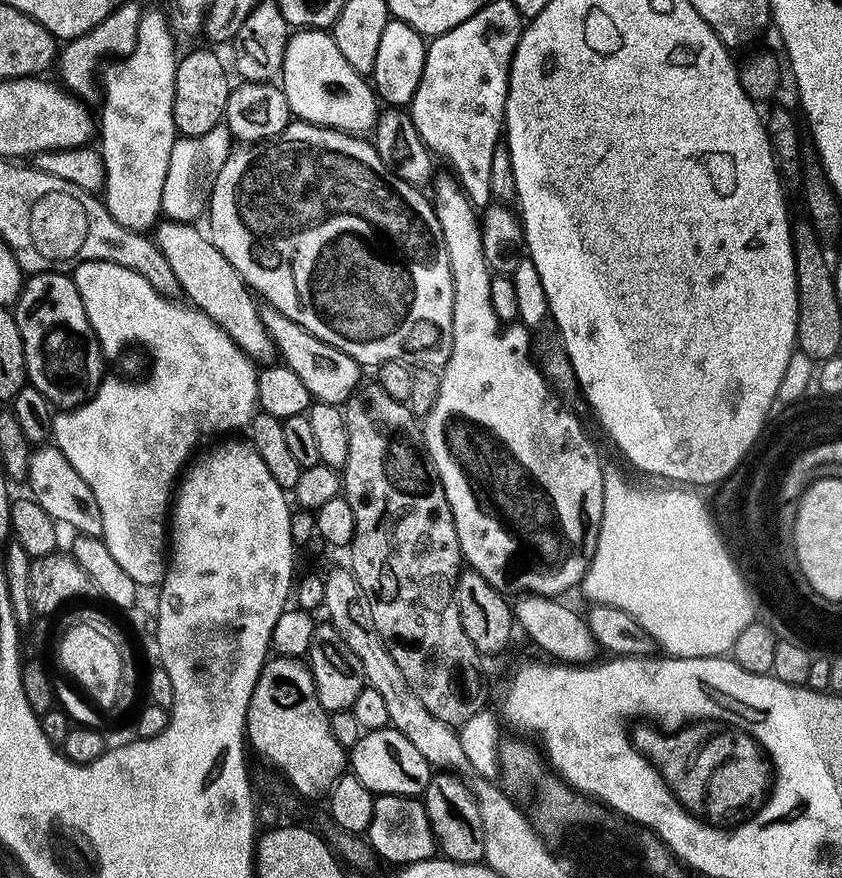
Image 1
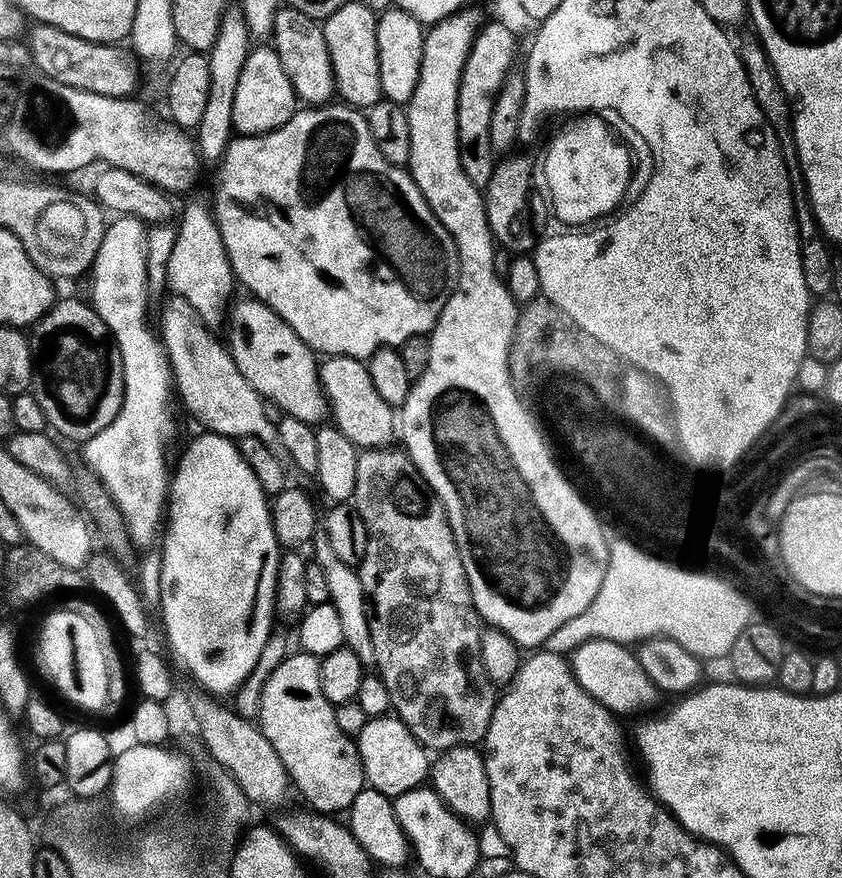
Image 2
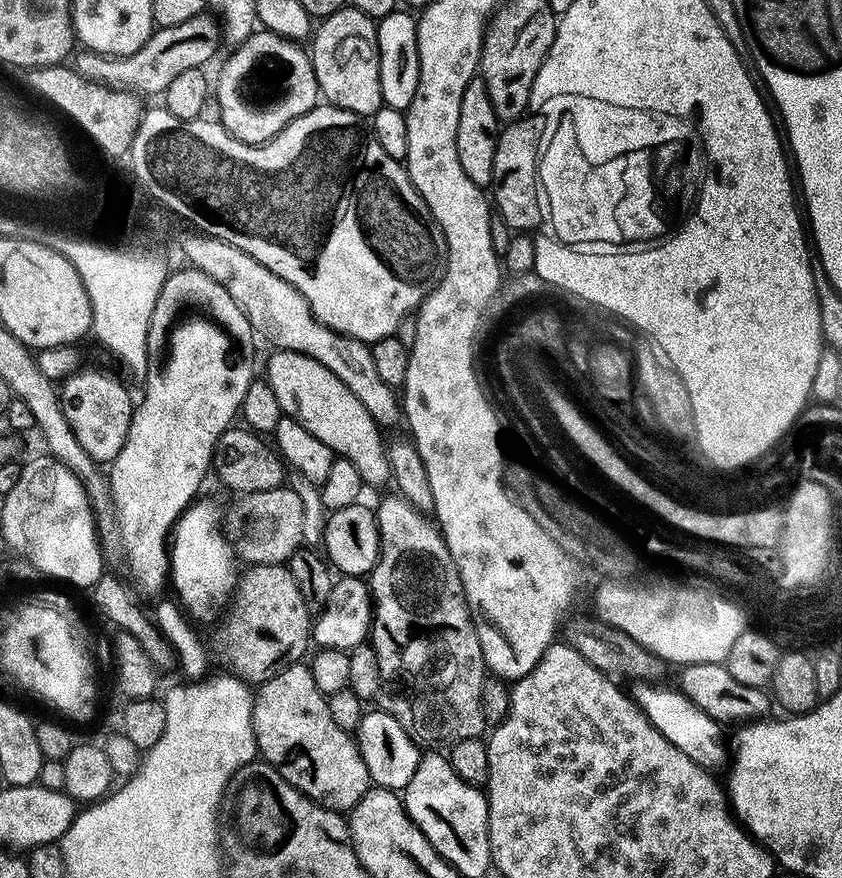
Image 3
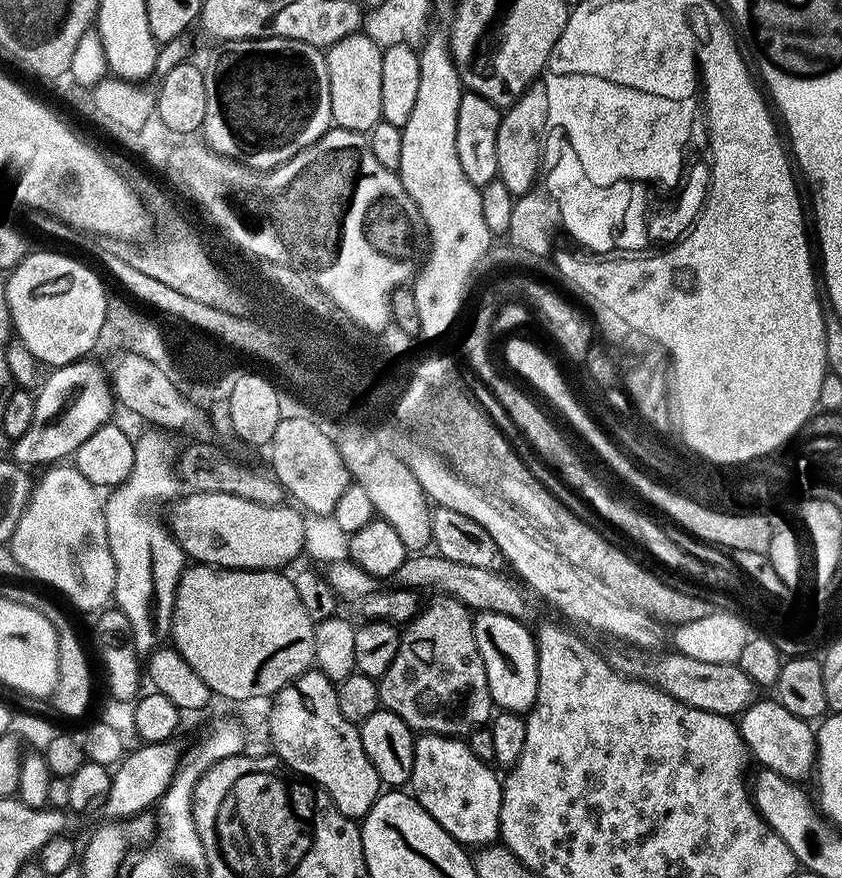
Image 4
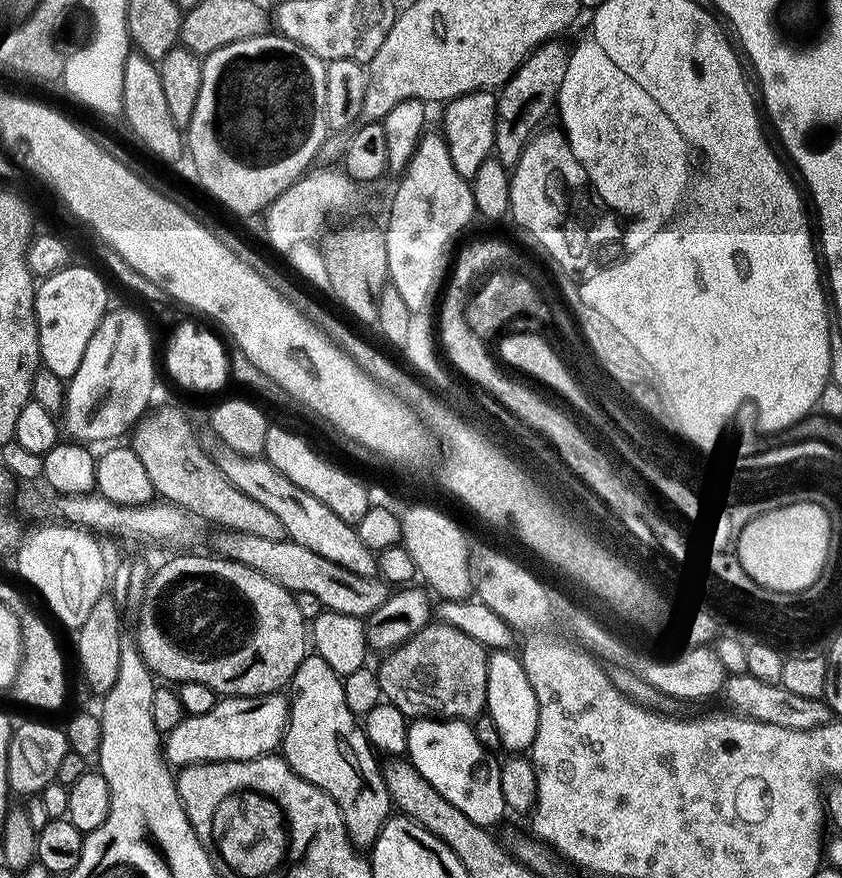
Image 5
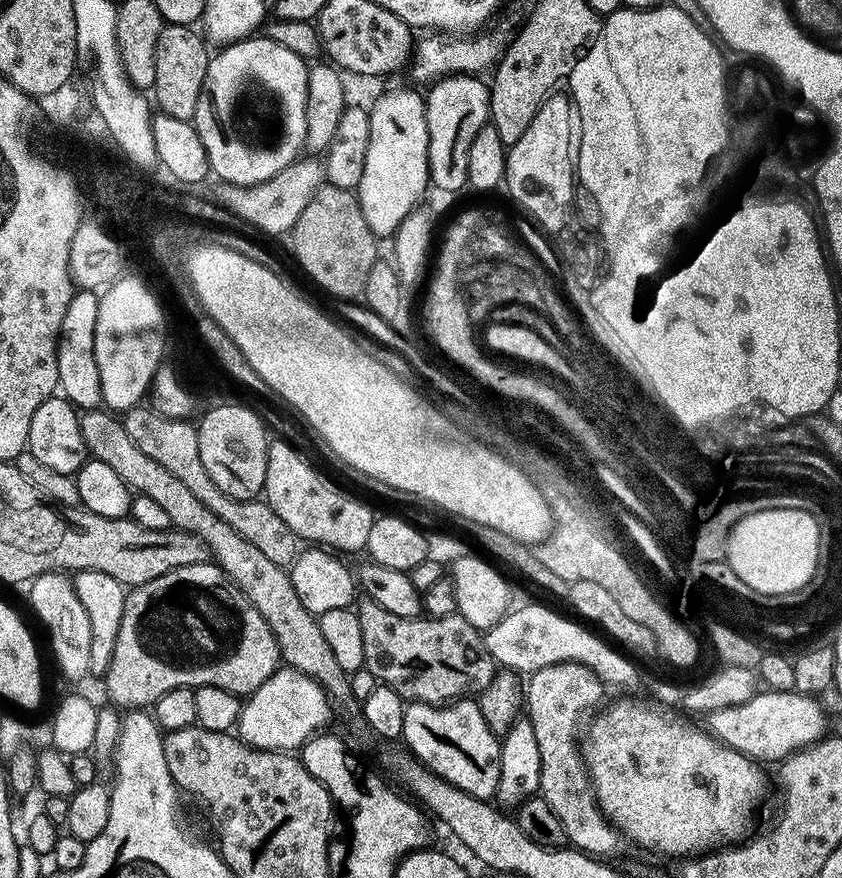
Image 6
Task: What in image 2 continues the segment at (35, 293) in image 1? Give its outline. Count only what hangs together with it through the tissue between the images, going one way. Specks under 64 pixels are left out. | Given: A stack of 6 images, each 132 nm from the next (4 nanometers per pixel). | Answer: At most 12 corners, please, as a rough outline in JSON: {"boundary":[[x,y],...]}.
{"boundary":[[91,303],[31,325],[34,395],[77,442],[124,401],[124,363]]}

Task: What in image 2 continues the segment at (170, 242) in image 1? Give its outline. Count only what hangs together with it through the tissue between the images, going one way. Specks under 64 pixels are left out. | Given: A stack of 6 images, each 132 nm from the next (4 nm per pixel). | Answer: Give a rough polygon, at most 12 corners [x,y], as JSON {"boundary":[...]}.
{"boundary":[[238,300],[226,344],[265,401],[319,425],[317,353],[269,304]]}

